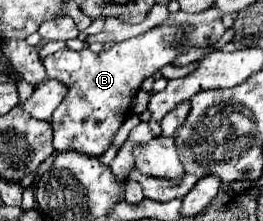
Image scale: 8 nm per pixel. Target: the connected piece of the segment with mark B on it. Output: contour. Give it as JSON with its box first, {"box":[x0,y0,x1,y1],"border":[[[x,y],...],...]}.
{"box":[41,20,191,156],"border":[[[167,20],[147,34],[113,44],[99,54],[91,52],[89,48],[79,52],[65,48],[43,58],[41,62],[47,70],[47,76],[63,82],[69,88],[51,120],[55,132],[55,150],[75,150],[89,156],[101,156],[111,146],[115,132],[131,114],[131,102],[141,88],[141,82],[175,60],[181,44],[187,40],[185,34],[189,30],[191,26]]]}

